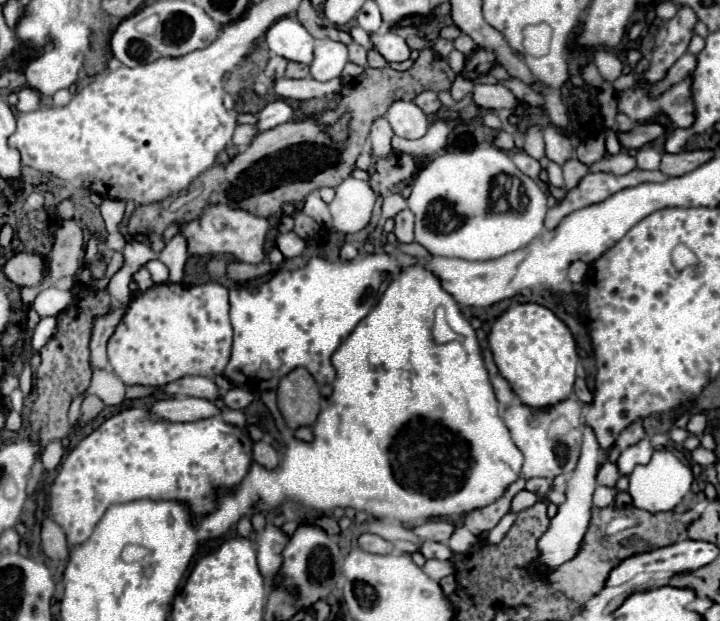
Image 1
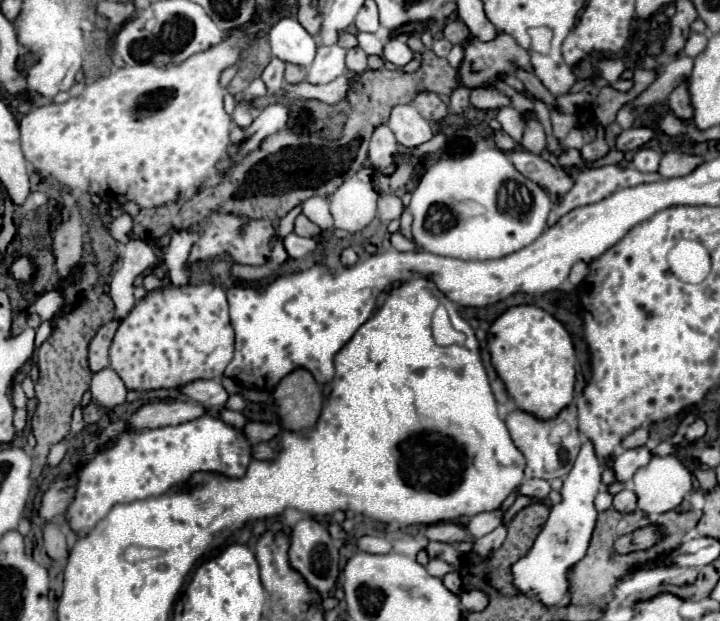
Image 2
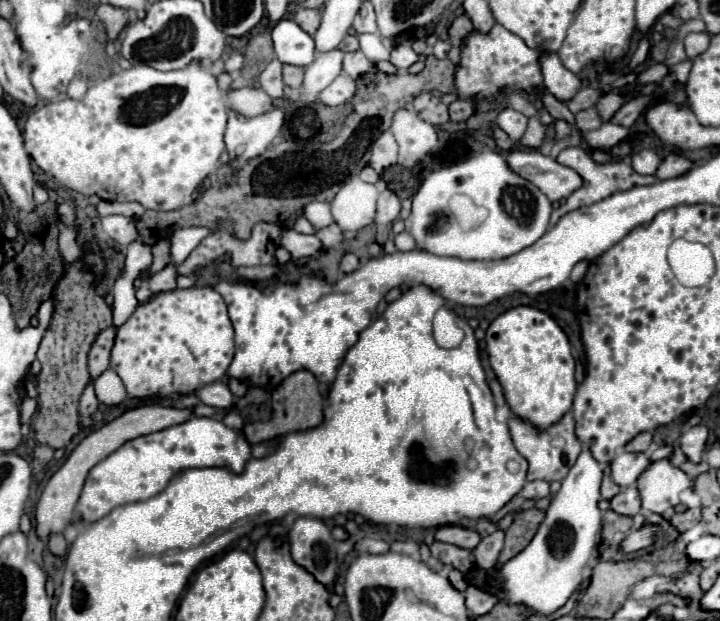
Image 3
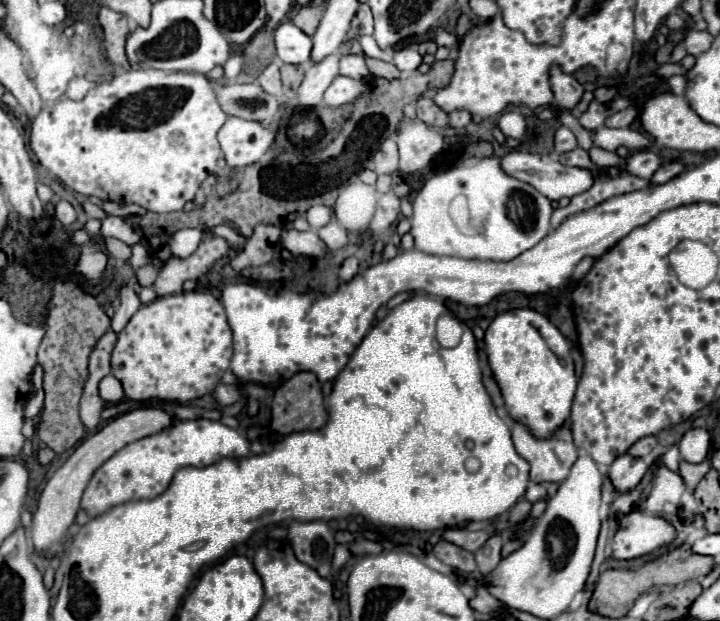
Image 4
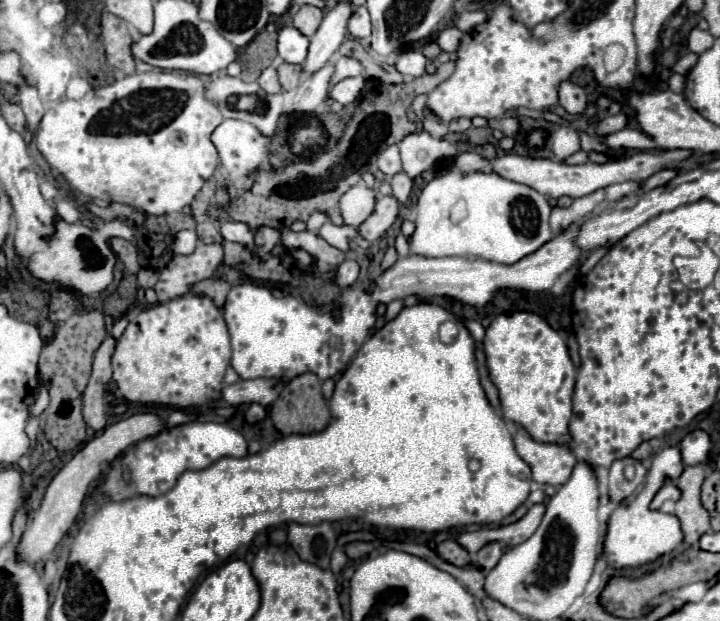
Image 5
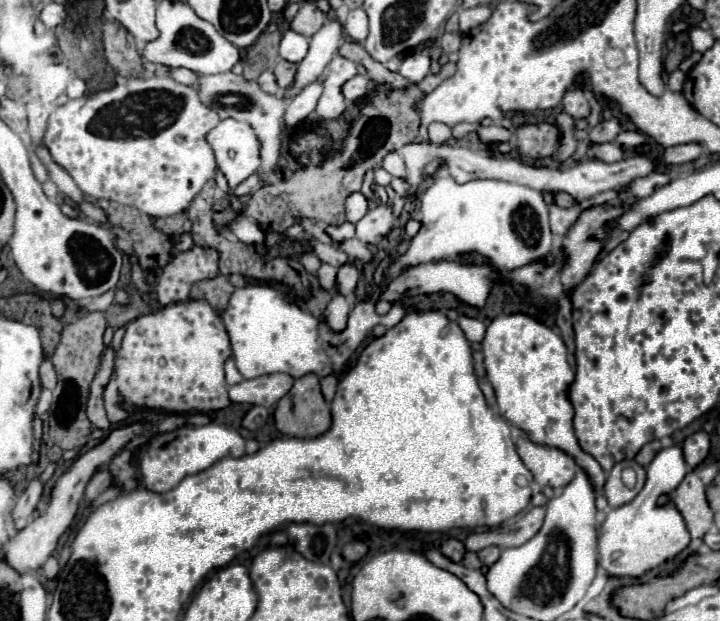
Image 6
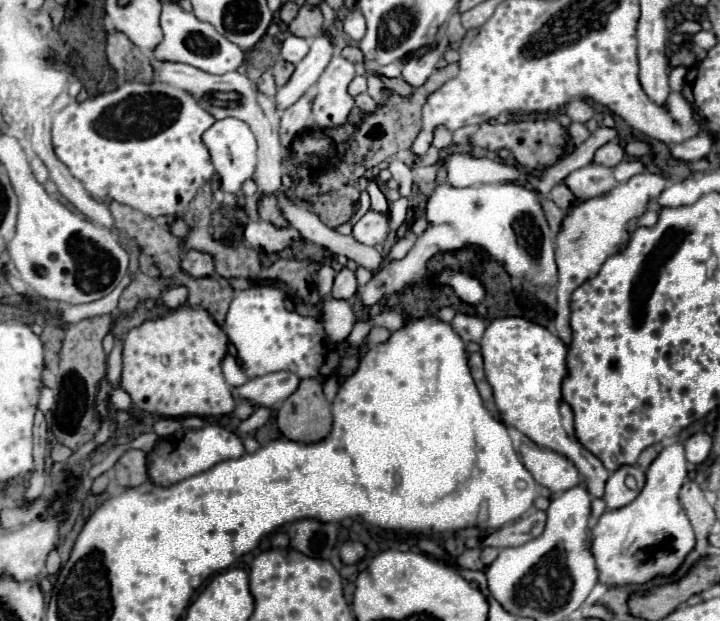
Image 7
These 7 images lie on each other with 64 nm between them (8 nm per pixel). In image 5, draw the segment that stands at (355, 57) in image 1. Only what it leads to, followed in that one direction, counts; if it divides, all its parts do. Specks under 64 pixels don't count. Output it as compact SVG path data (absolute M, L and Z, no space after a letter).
M340 56L336 58L334 62L334 76L330 80L330 84L338 84L340 80L344 78L350 78L350 76L360 76L362 74L362 64L354 58L348 58L348 56Z

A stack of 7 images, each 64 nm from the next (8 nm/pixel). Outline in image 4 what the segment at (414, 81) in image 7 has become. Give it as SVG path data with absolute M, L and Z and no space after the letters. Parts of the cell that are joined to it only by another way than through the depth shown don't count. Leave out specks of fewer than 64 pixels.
M410 44L410 46L404 46L404 48L396 50L394 64L402 72L416 72L420 68L420 64L422 64L422 58L418 54L418 46Z

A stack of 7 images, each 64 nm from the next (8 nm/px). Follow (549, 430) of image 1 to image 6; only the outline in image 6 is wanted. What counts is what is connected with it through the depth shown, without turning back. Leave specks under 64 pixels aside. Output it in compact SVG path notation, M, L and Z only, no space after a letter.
M522 436L516 442L516 448L524 466L532 472L534 480L542 486L564 488L566 484L572 482L578 470L576 462L568 454L542 444L534 444L528 436Z

